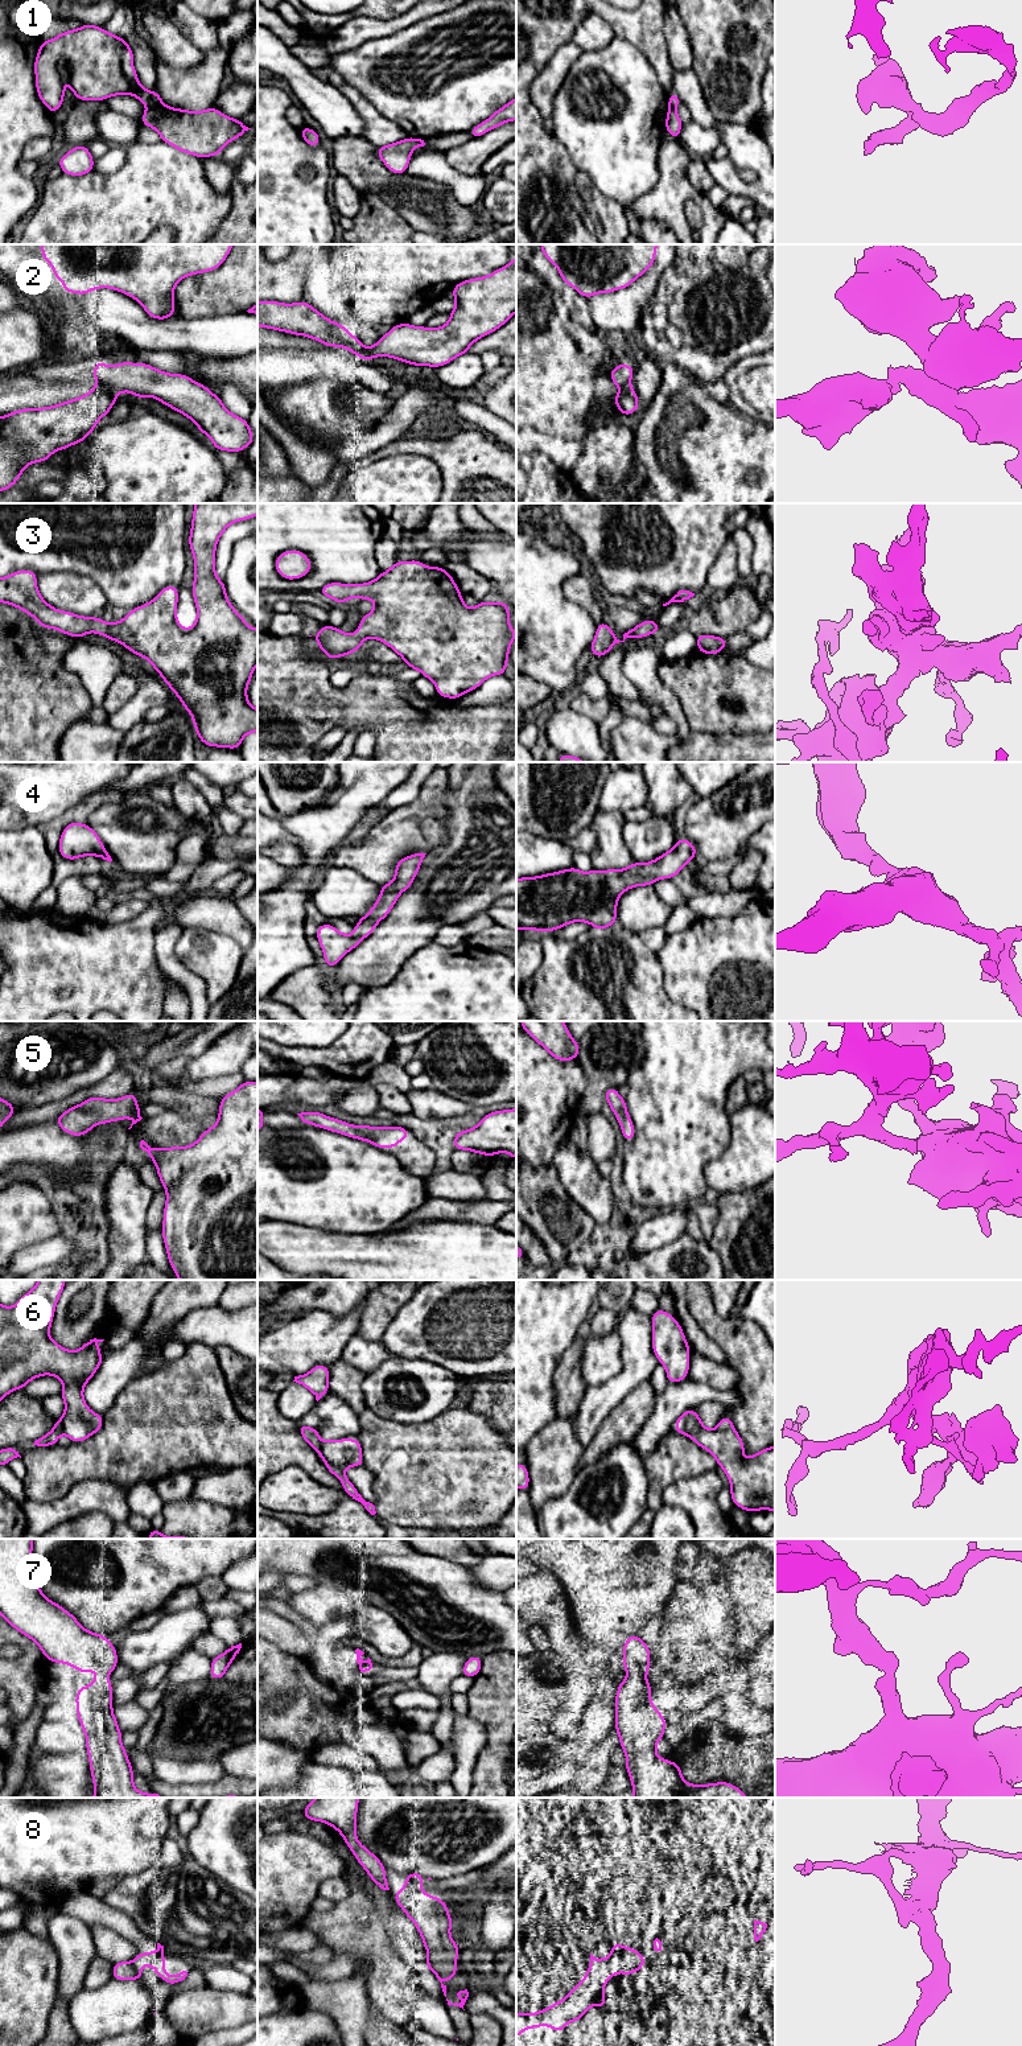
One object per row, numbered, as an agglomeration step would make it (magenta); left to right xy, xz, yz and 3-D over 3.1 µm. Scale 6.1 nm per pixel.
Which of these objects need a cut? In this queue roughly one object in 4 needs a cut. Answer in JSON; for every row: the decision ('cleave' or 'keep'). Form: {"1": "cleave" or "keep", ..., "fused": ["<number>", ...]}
{"1": "cleave", "2": "cleave", "3": "keep", "4": "keep", "5": "keep", "6": "keep", "7": "keep", "8": "keep", "fused": ["1", "2"]}

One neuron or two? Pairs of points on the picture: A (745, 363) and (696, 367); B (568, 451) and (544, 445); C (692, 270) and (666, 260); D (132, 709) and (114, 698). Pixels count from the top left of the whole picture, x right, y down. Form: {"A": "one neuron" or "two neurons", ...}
{"A": "two neurons", "B": "one neuron", "C": "two neurons", "D": "two neurons"}

